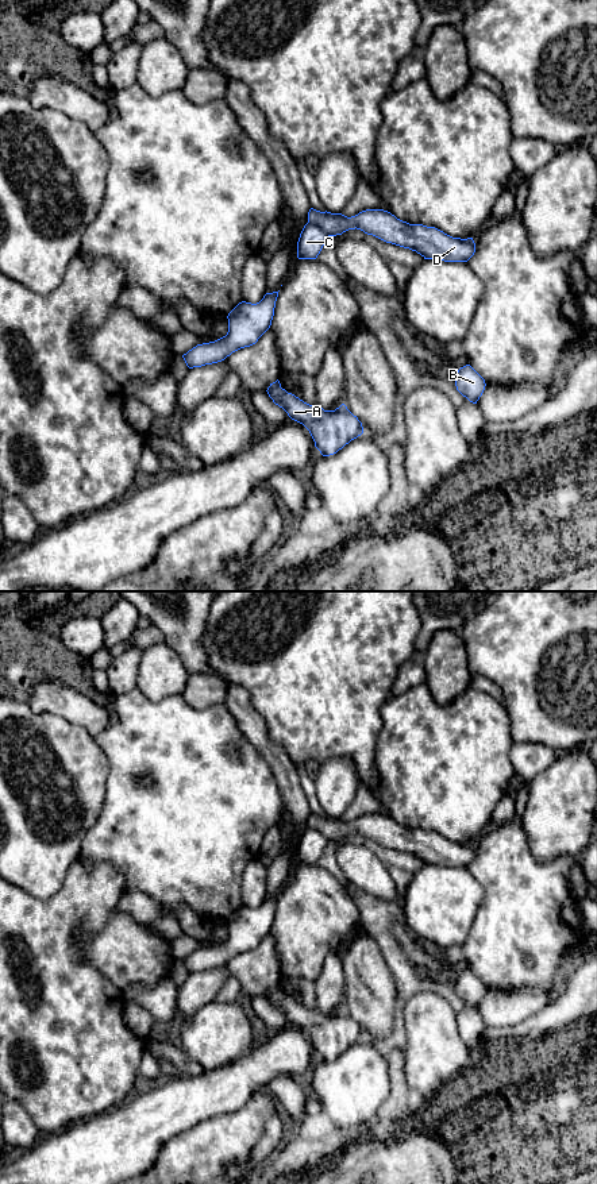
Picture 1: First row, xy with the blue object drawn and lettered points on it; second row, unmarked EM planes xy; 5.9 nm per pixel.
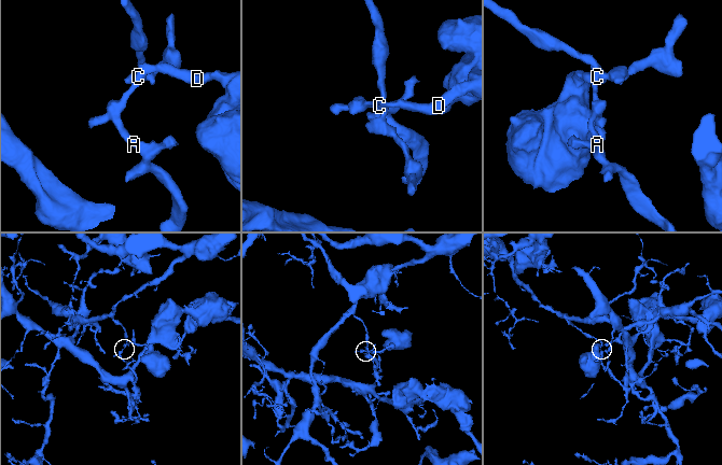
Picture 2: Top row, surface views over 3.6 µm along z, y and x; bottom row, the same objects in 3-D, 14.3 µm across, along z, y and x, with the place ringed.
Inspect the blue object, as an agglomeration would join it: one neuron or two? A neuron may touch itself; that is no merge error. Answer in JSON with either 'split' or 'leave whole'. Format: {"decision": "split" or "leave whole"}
{"decision": "split"}

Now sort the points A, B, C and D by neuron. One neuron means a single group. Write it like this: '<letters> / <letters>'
A C / B D

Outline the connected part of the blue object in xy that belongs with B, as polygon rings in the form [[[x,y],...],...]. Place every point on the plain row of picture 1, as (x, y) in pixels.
[[[470,971],[461,972],[454,981],[457,995],[470,1007],[477,1008],[485,995],[485,984]]]

